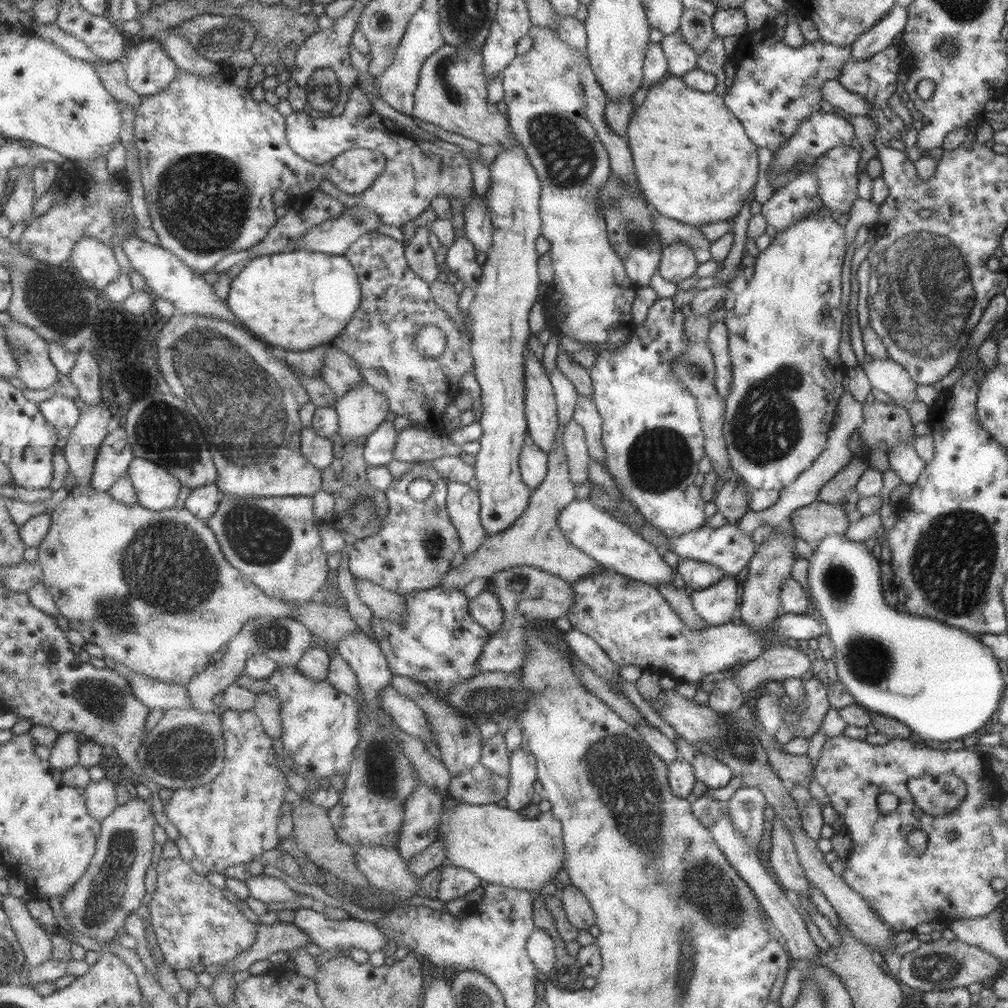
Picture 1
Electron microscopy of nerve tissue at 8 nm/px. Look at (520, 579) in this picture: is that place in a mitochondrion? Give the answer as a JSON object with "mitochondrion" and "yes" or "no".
{"mitochondrion":"no"}

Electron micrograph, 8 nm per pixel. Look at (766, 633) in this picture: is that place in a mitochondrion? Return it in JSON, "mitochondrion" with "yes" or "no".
{"mitochondrion":"no"}

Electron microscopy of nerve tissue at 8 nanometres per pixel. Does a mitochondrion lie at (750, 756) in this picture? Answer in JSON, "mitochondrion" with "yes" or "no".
{"mitochondrion":"no"}

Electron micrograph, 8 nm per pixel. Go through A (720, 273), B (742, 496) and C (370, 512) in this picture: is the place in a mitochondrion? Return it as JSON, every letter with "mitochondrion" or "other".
{"A":"other","B":"other","C":"mitochondrion"}

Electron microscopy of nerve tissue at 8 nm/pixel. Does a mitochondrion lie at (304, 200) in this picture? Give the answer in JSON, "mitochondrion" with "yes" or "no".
{"mitochondrion":"no"}

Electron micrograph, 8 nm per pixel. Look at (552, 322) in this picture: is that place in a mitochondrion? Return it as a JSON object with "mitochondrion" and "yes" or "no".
{"mitochondrion":"no"}

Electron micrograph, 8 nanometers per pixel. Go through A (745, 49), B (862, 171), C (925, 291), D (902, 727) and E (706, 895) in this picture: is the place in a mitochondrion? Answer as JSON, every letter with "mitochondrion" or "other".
{"A":"other","B":"other","C":"mitochondrion","D":"other","E":"mitochondrion"}

